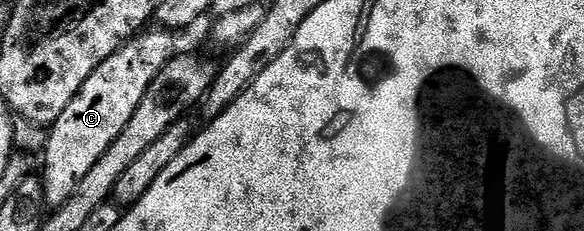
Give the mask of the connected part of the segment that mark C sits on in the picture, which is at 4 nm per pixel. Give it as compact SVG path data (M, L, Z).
M163 28L155 29L135 35L125 42L118 52L114 52L114 56L107 58L90 76L90 80L82 84L74 100L66 104L66 112L62 112L62 116L58 116L58 120L52 123L47 131L49 134L44 142L44 174L42 173L45 207L55 208L66 204L66 200L70 200L70 196L78 188L78 180L84 179L89 174L90 168L94 168L94 164L102 160L106 148L110 148L114 140L118 140L122 128L130 124L130 116L134 116L138 104L142 104L142 96L150 88L158 72L162 72L164 65L177 53L178 47L172 39L175 37Z

